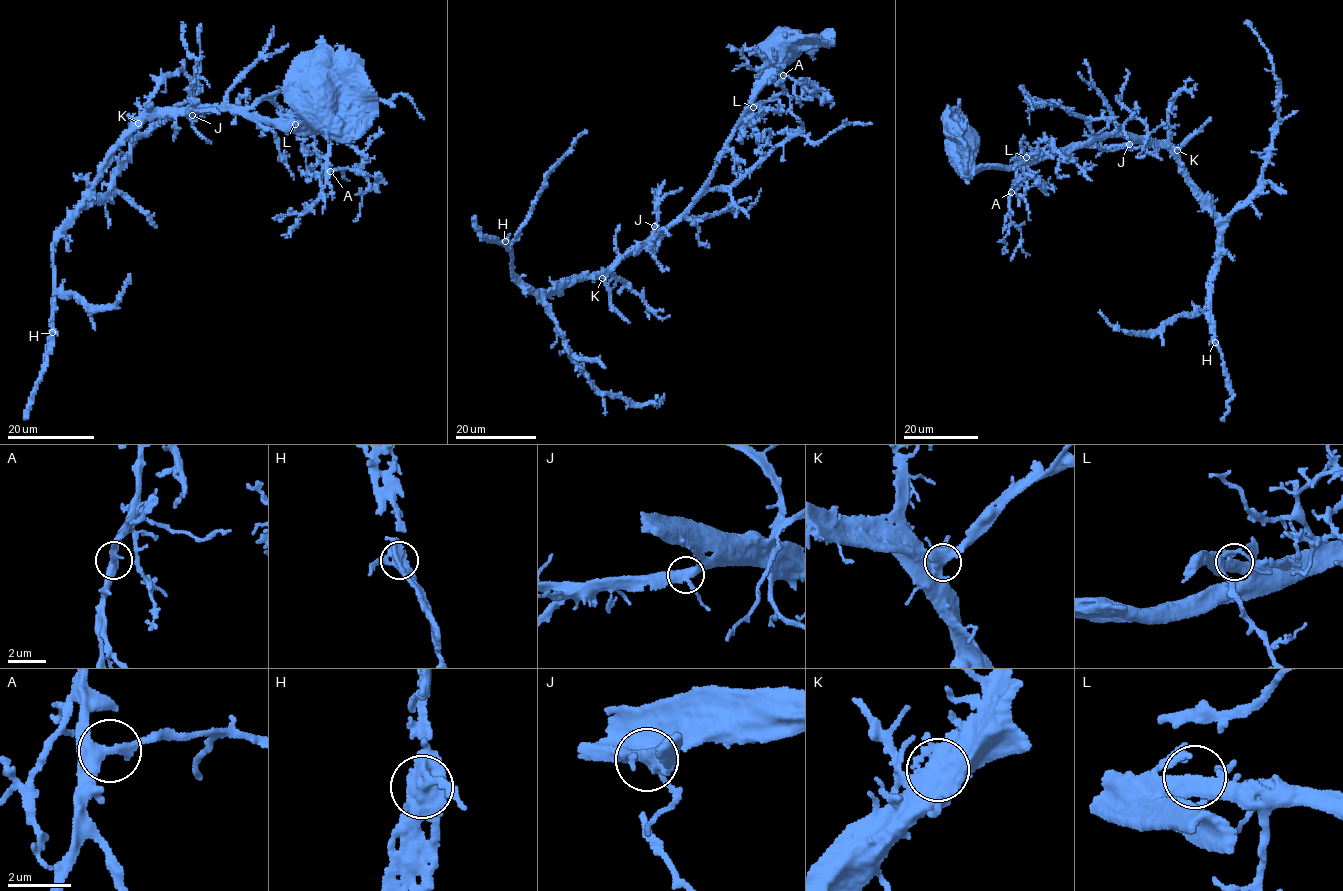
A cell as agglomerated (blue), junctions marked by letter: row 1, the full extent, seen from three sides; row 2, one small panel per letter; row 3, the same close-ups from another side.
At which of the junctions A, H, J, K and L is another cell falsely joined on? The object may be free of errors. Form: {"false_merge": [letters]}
{"false_merge": []}

